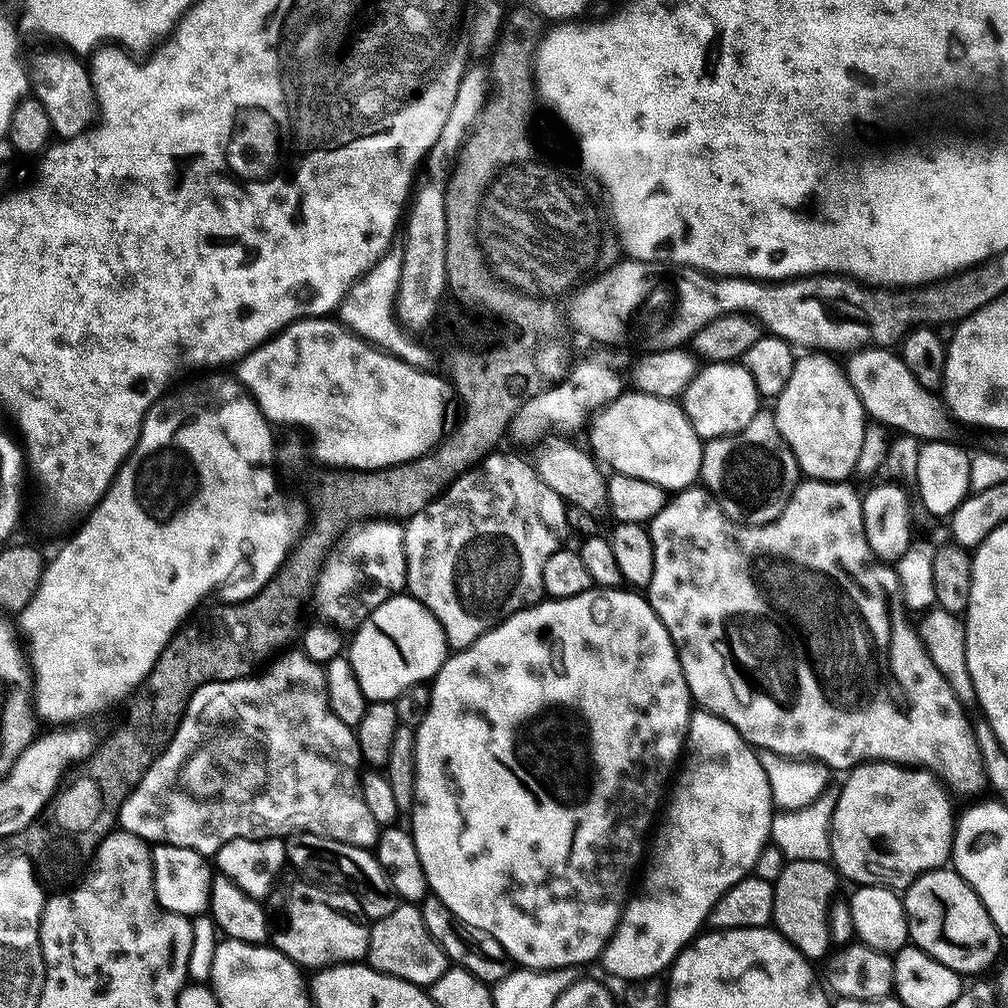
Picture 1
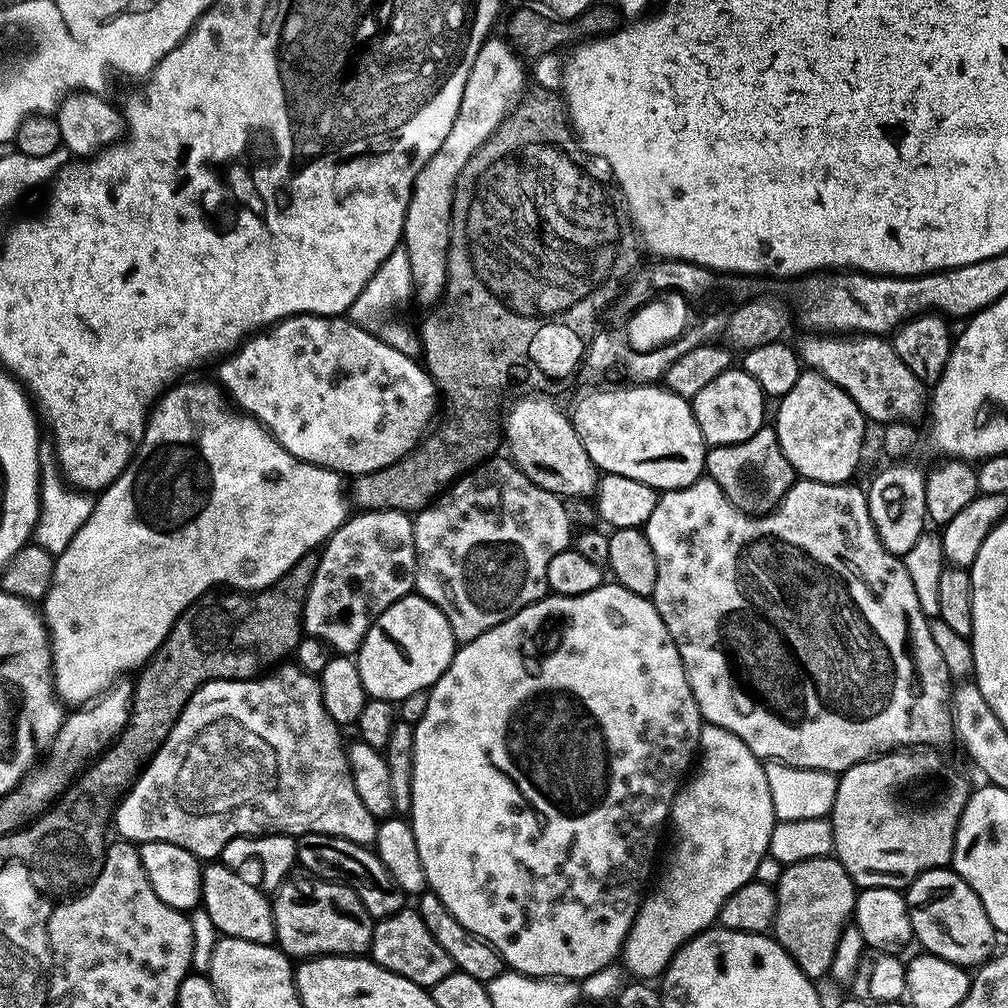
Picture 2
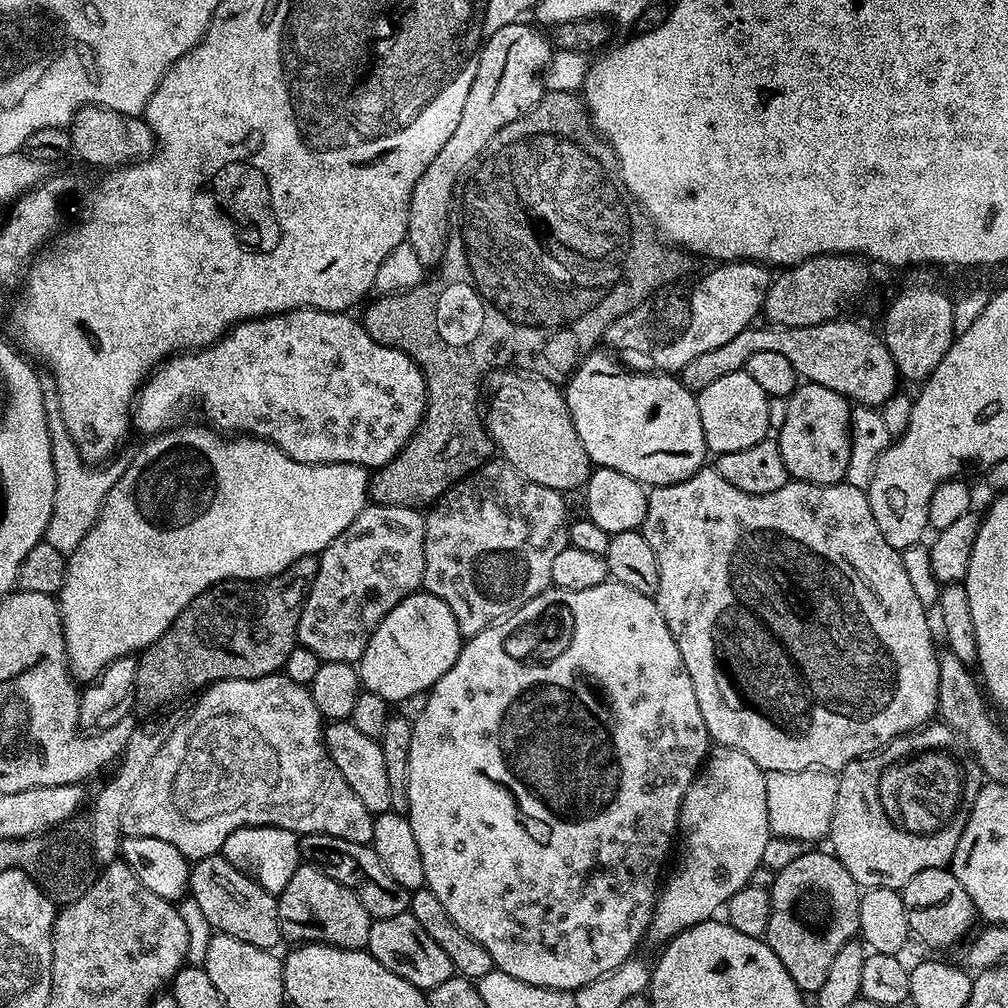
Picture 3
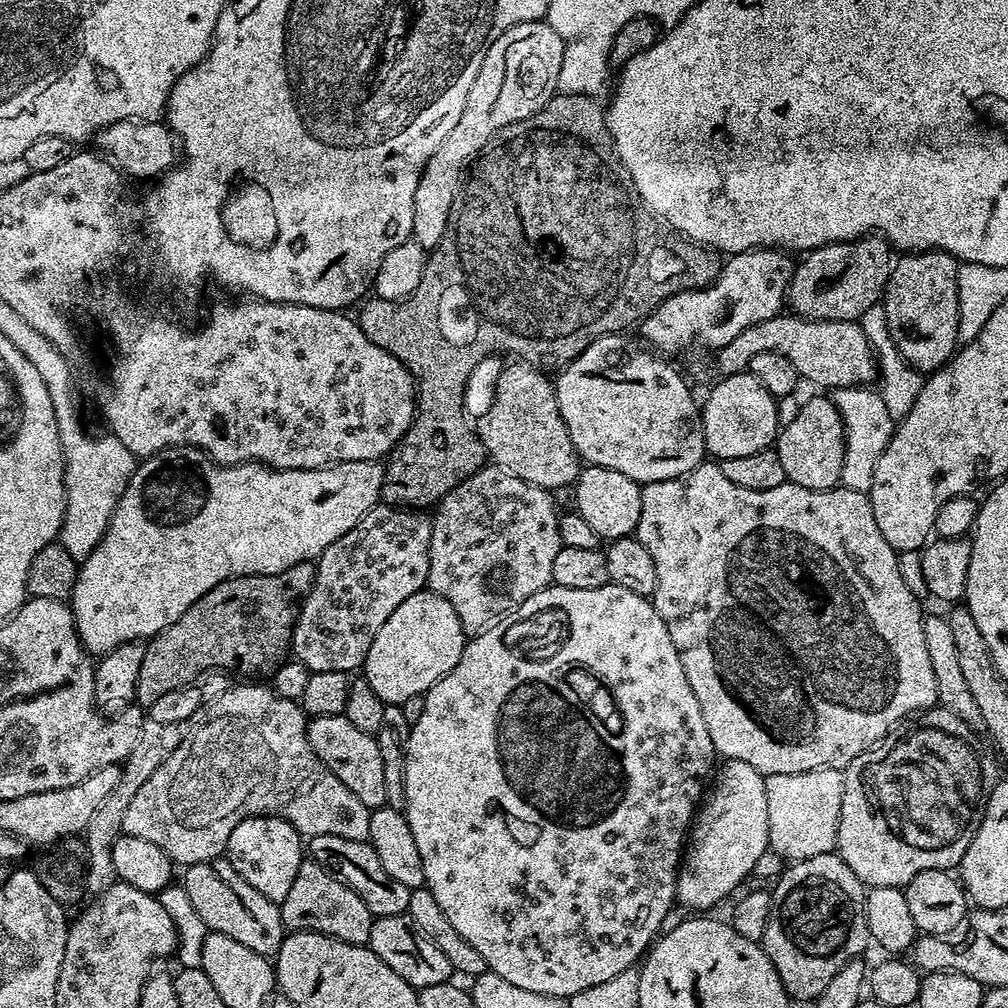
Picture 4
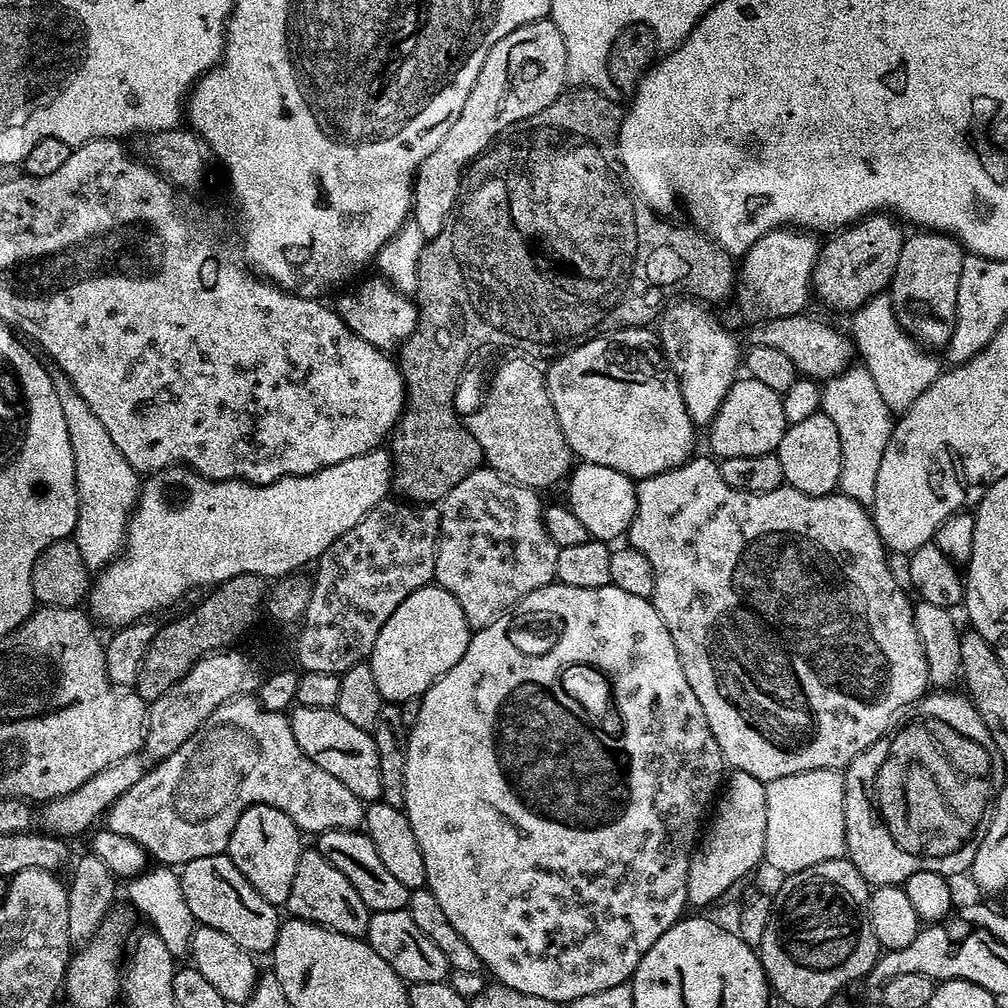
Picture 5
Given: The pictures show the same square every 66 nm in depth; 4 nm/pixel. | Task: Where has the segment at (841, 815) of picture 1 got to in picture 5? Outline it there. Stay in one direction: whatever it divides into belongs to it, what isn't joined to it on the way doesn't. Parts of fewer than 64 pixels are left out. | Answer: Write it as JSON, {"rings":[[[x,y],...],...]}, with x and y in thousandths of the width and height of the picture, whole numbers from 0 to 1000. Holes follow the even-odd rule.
{"rings":[[[925,685],[913,691],[904,699],[905,711],[897,719],[886,721],[874,734],[867,736],[855,748],[847,750],[837,766],[837,835],[839,838],[840,852],[855,867],[855,871],[862,878],[874,877],[896,878],[907,867],[912,865],[929,865],[932,869],[945,871],[951,865],[959,866],[966,855],[966,847],[970,847],[970,839],[980,822],[980,816],[984,811],[984,800],[988,796],[990,777],[988,778],[988,762],[990,763],[990,740],[986,740],[986,732],[982,724],[978,724],[978,716],[970,708],[970,704],[964,699],[955,686],[948,685]]]}

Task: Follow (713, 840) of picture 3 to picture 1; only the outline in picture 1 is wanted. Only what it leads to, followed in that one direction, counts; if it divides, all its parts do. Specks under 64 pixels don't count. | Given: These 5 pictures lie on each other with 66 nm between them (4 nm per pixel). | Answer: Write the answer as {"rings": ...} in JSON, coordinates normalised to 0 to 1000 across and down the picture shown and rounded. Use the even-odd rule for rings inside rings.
{"rings":[[[688,705],[683,721],[681,749],[666,779],[661,805],[654,818],[655,826],[653,821],[645,841],[639,882],[635,889],[628,888],[624,892],[619,910],[599,942],[597,957],[600,962],[618,974],[630,974],[654,969],[655,963],[658,965],[666,961],[671,947],[686,937],[699,920],[706,900],[716,891],[716,887],[720,887],[724,879],[737,873],[749,862],[746,860],[753,855],[758,836],[763,836],[767,809],[764,776],[760,772],[760,764],[756,764],[751,743],[738,734],[724,716],[712,712],[706,706]]]}

